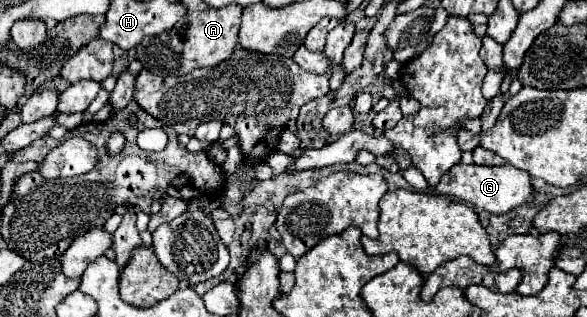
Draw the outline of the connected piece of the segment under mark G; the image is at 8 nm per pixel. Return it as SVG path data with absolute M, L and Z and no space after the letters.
M457 164L451 168L441 182L435 188L439 194L451 196L451 198L461 198L461 202L473 204L481 210L487 210L491 214L505 214L517 206L521 206L529 196L531 196L531 178L527 172L521 172L519 168L513 168L511 164L503 166L465 166Z

